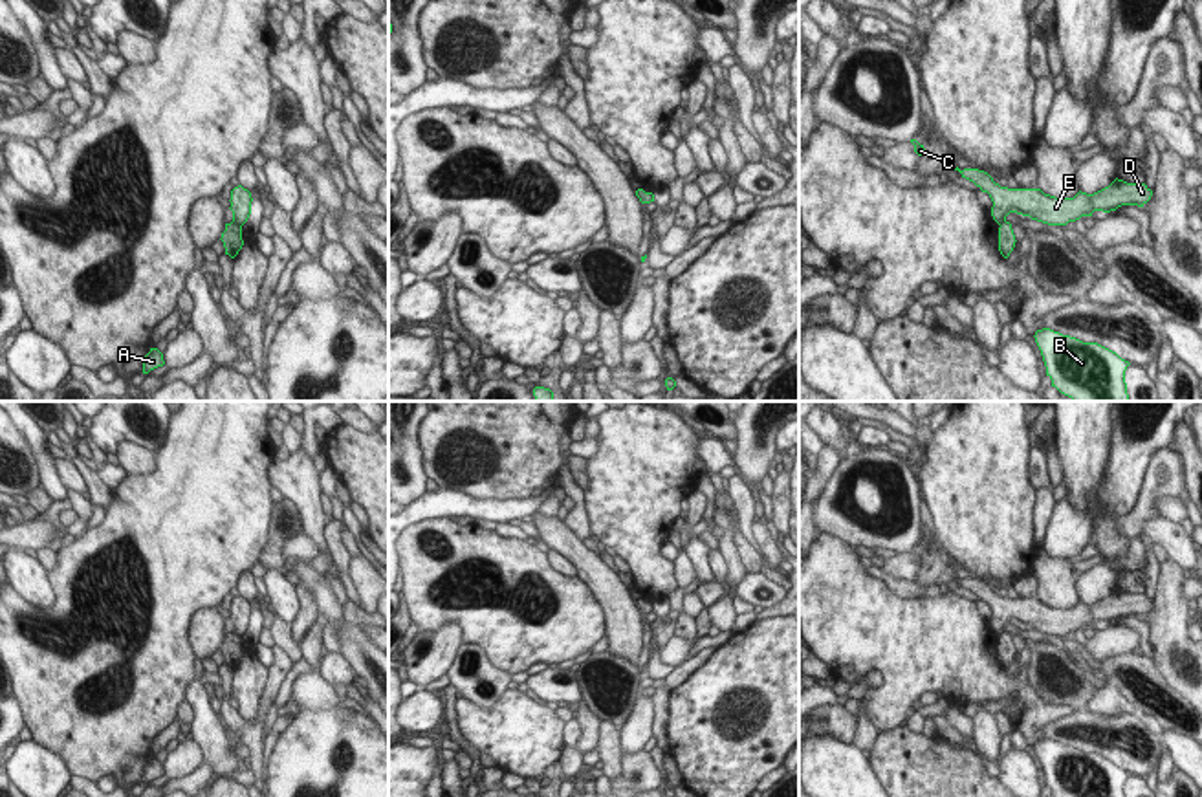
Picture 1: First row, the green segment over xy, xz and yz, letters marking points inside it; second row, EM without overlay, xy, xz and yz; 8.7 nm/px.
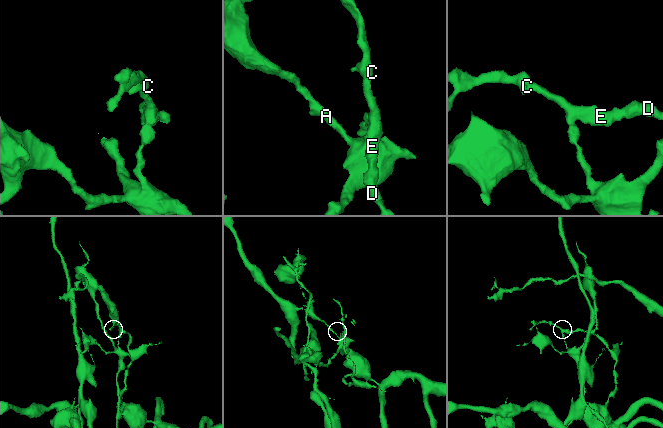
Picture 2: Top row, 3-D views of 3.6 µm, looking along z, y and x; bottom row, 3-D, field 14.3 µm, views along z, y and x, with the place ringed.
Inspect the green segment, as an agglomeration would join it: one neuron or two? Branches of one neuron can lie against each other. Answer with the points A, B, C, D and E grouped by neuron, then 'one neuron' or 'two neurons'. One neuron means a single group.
groups A B / C D E; two neurons

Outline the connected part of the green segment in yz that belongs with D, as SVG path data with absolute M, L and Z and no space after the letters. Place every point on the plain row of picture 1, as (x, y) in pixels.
M956 577L955 581L989 605L993 612L991 627L999 636L1006 632L1010 623L1030 627L1048 636L1066 636L1081 627L1092 627L1094 621L1110 623L1121 616L1143 617L1153 606L1145 594L1127 594L1116 588L1109 597L1094 605L1079 601L1074 608L1055 608L1041 599L1000 597L988 583L978 579L960 581Z

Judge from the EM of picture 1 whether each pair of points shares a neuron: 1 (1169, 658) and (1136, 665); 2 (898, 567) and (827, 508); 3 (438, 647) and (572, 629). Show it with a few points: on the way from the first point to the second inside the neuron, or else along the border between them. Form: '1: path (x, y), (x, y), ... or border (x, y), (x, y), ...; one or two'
1: border (1151, 662), (1160, 676), (1180, 695); two
2: border (909, 550), (898, 554); two
3: border (424, 629), (440, 631), (457, 623), (466, 644); two

